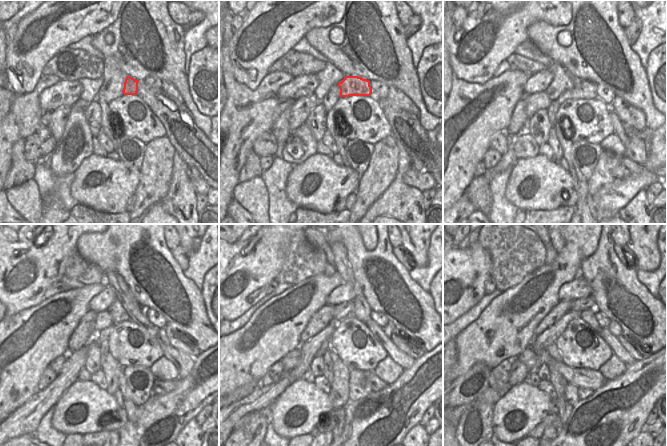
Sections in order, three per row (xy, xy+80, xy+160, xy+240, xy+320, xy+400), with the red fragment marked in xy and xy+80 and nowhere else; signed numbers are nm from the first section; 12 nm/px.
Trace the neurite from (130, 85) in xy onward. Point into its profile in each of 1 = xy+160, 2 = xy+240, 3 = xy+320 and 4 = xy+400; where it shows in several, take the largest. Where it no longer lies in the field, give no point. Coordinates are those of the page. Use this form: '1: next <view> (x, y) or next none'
1: next xy+160 (587, 90)
2: next xy+240 (102, 335)
3: next xy+320 (325, 346)
4: next xy+400 (539, 362)

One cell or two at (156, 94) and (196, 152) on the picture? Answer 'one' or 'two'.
one

